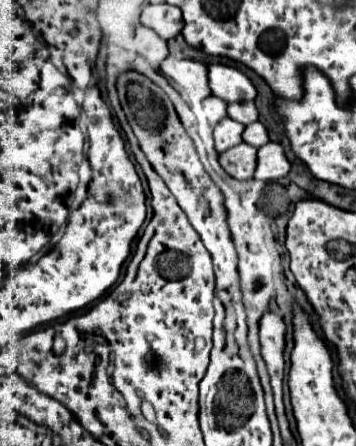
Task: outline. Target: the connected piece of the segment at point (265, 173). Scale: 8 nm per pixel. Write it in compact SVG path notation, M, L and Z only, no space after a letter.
M268 142L258 148L258 166L254 172L256 180L278 180L290 172L290 162L284 156L284 148L278 142Z

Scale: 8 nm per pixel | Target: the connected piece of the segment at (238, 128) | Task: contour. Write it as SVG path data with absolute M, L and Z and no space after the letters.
M224 118L214 126L214 144L216 152L224 152L236 144L242 142L242 130L244 126L240 122L234 122L232 118Z

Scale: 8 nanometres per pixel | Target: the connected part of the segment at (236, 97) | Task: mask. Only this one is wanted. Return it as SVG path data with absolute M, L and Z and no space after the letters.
M226 64L208 66L208 84L212 94L222 98L224 102L254 100L256 96L256 88L248 80L248 76L242 74L238 68L232 68Z

